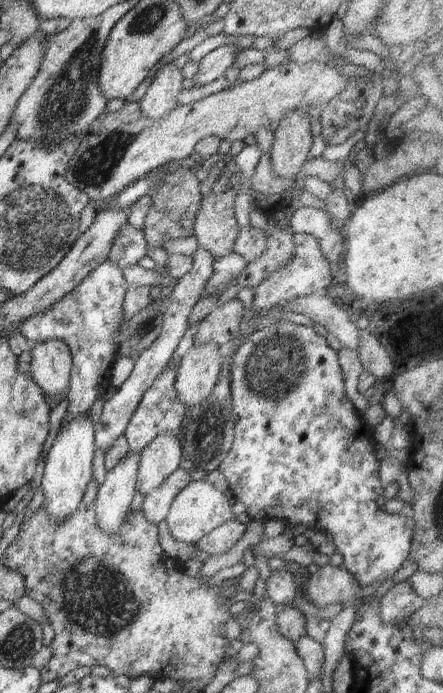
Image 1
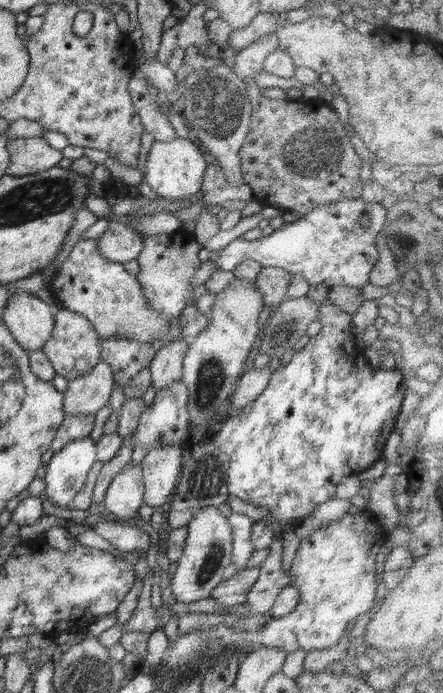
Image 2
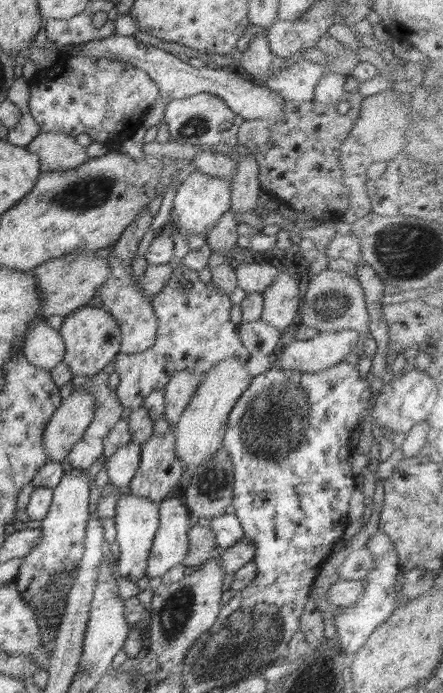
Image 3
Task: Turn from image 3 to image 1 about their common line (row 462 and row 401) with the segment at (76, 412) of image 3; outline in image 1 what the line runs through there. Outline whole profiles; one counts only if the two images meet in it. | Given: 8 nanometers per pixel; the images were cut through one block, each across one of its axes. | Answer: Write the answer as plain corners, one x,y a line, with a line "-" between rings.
46,340
46,342
30,342
32,362
30,377
34,383
60,404
67,398
69,391
72,358
68,346
62,340

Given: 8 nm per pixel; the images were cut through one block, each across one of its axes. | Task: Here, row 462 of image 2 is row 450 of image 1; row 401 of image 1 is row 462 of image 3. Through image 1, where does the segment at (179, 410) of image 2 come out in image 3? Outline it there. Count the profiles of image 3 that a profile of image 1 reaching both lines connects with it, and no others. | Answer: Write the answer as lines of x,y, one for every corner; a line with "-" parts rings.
153,435
141,444
141,448
141,464
130,482
130,494
158,504
179,485
184,471
176,457
175,436

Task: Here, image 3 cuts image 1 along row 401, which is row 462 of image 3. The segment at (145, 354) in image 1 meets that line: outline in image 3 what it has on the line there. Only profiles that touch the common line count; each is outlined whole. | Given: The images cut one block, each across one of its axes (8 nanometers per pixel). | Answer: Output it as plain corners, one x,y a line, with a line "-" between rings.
132,441
121,447
104,465
110,477
109,483
118,487
124,494
130,494
130,482
135,478
141,464
141,451
141,444

